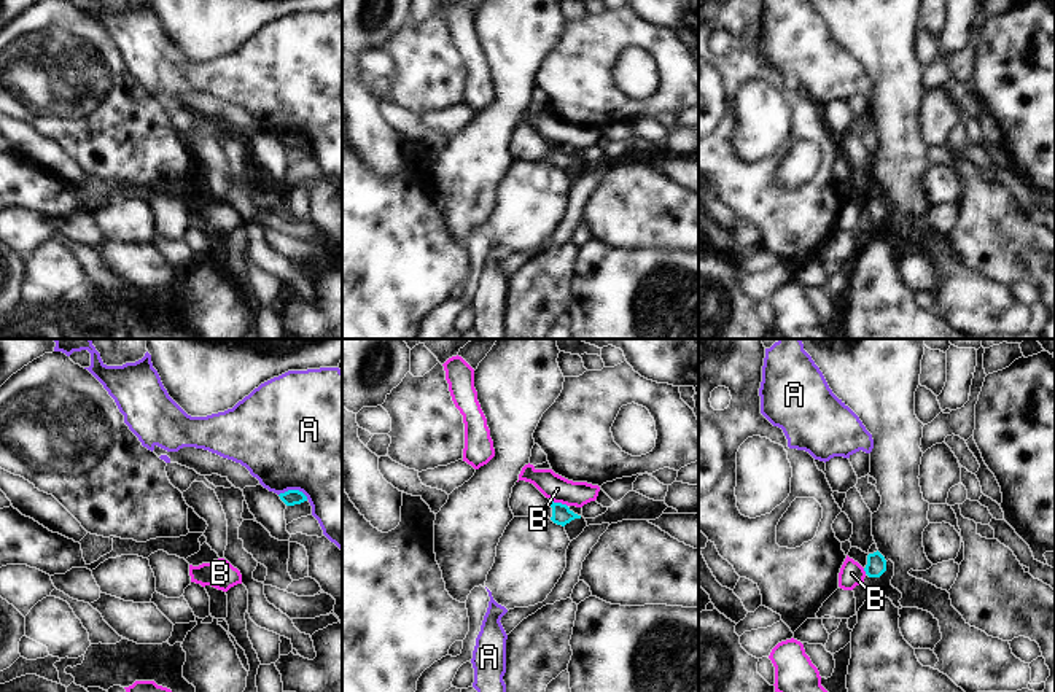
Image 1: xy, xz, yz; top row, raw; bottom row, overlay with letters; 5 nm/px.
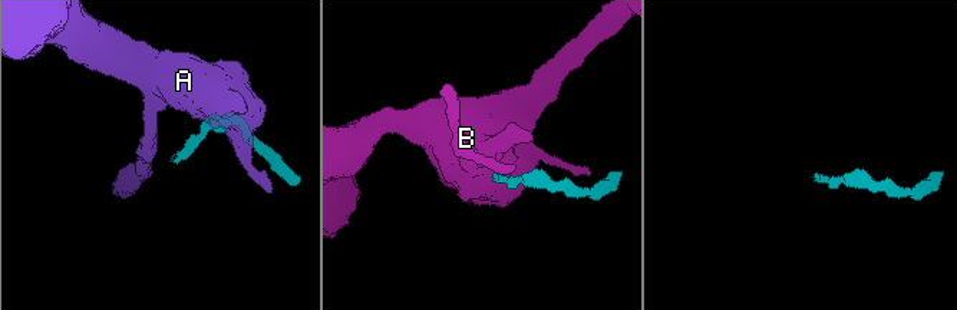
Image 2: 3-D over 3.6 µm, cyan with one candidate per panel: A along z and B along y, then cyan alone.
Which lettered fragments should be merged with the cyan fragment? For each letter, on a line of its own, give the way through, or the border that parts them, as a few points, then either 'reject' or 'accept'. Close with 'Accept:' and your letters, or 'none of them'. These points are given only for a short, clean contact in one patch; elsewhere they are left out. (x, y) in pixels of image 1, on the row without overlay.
A: reject
B: border xz (552, 143), (567, 150); reject
Accept: none of them

